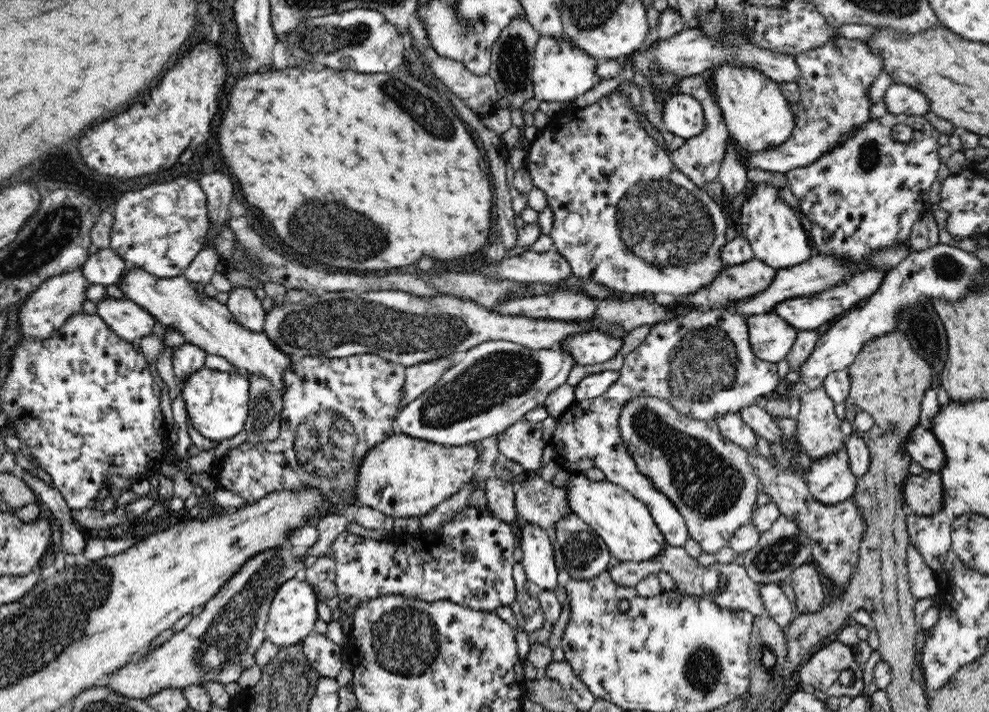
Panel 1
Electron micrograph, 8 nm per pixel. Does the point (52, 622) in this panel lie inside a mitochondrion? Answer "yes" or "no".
yes

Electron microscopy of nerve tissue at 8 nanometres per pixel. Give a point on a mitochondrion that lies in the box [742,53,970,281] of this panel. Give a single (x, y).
(869, 155)

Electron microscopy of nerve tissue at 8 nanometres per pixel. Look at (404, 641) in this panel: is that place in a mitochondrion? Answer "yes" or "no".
yes

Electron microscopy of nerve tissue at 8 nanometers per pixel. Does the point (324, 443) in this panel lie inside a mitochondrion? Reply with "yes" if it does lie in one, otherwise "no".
yes

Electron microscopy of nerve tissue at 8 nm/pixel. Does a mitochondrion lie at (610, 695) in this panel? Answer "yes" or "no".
no

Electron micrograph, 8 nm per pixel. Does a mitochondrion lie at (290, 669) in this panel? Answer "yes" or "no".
yes

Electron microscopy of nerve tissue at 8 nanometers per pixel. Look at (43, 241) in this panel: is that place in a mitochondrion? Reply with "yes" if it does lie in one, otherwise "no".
yes

